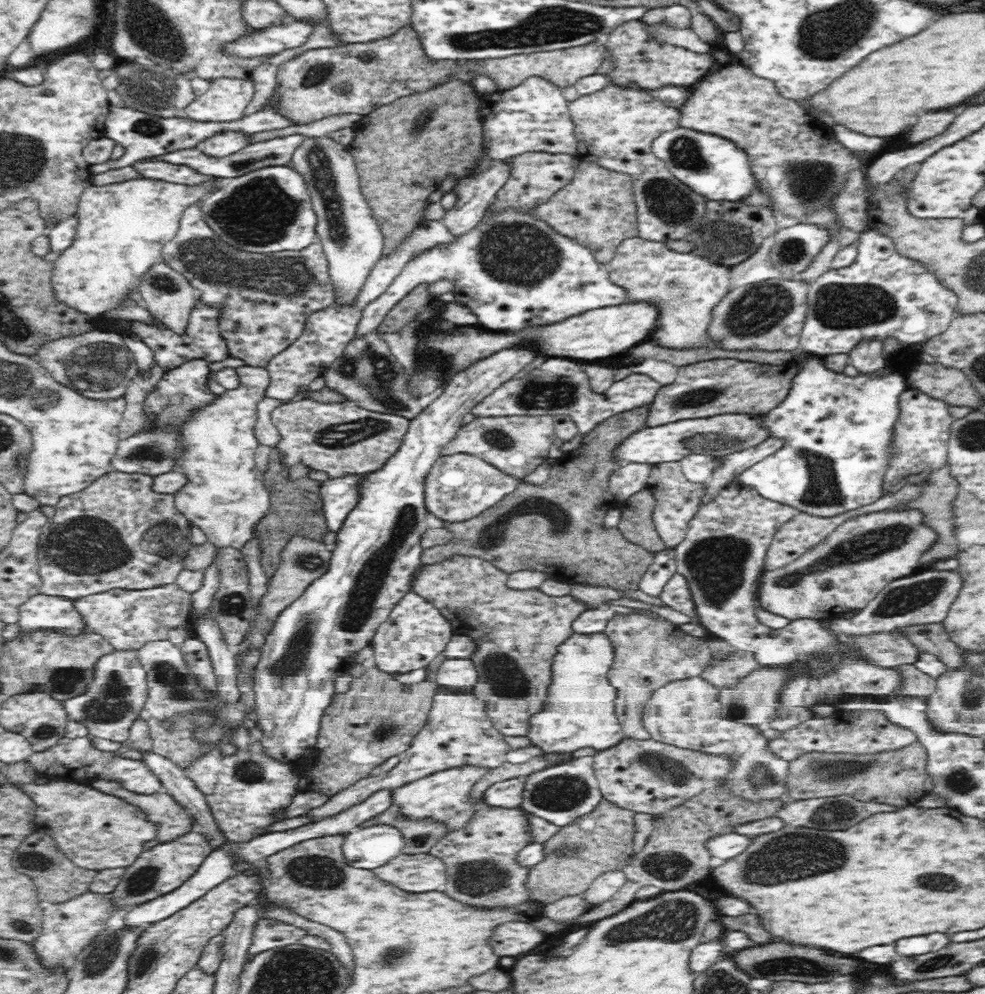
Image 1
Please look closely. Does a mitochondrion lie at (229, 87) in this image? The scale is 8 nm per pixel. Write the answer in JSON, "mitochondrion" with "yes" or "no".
{"mitochondrion":"no"}

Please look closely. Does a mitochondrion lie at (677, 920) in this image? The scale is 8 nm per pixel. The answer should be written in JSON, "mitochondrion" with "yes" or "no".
{"mitochondrion":"yes"}

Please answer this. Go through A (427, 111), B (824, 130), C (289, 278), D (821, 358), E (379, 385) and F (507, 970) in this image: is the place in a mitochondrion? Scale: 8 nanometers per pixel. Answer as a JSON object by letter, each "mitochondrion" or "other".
{"A":"mitochondrion","B":"other","C":"mitochondrion","D":"other","E":"mitochondrion","F":"other"}

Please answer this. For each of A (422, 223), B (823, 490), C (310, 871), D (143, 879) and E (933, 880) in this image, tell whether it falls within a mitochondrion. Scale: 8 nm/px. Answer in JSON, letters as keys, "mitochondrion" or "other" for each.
{"A":"other","B":"mitochondrion","C":"mitochondrion","D":"mitochondrion","E":"mitochondrion"}

